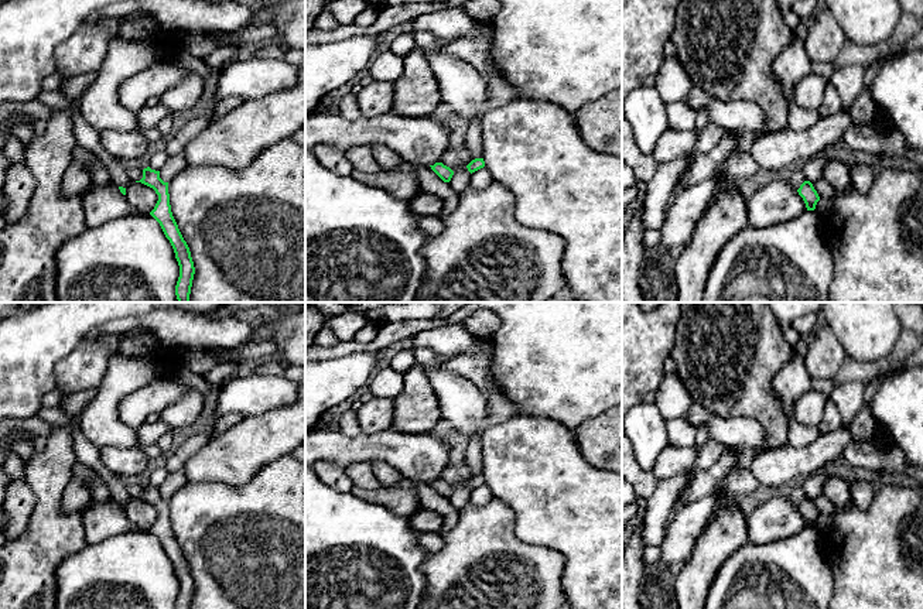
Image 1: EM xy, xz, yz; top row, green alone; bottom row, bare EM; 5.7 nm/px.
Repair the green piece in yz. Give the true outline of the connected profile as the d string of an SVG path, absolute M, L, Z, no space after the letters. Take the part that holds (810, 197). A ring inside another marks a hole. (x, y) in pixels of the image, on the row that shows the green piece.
M804 181L800 188L797 189L799 195L803 198L807 211L814 211L820 196L814 189L810 181Z

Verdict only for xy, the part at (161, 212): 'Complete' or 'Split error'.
Complete

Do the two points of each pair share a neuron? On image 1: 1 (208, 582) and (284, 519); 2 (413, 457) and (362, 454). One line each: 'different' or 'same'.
1: same
2: same

